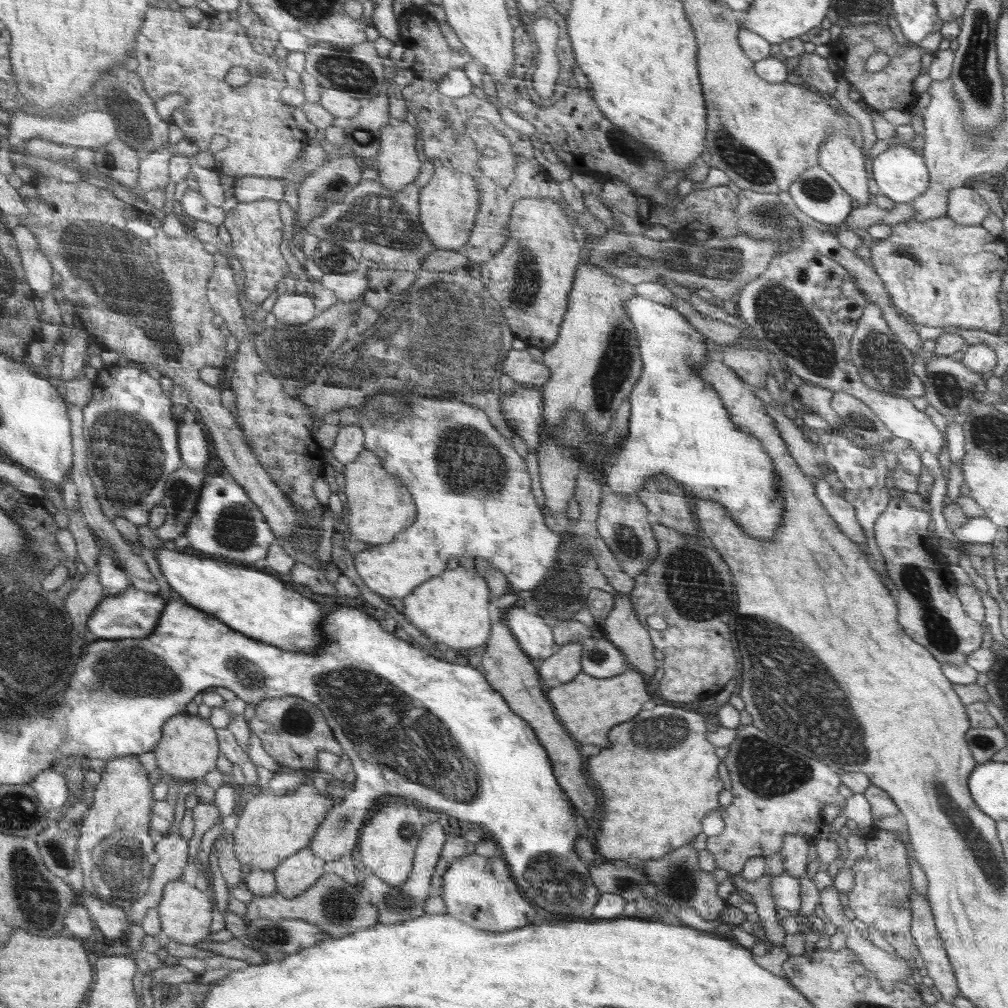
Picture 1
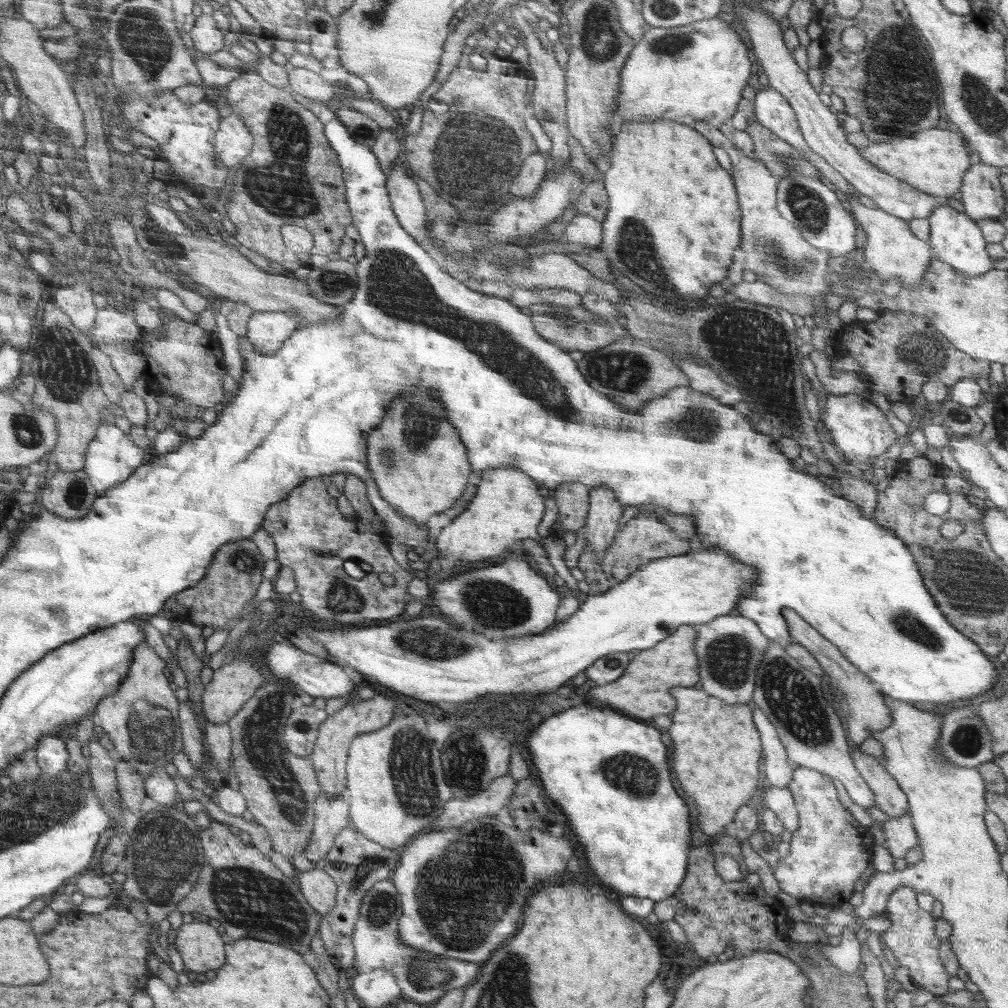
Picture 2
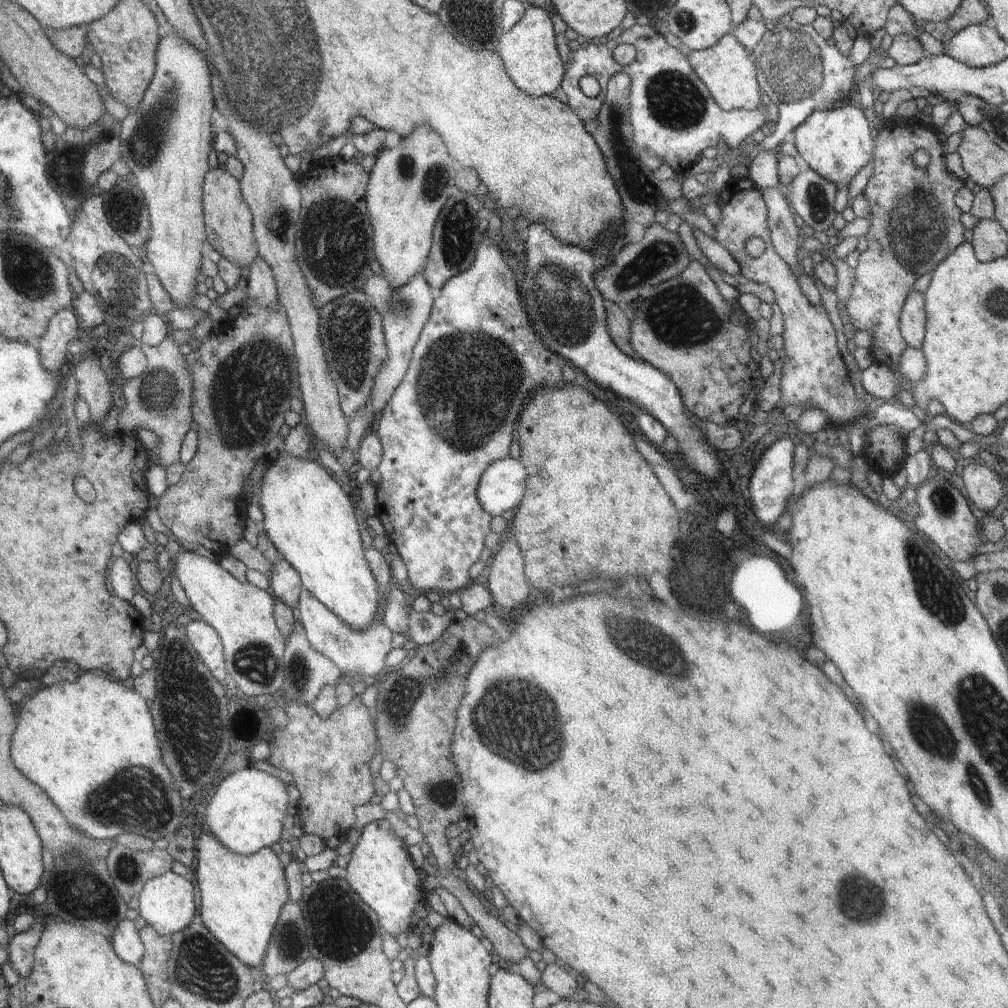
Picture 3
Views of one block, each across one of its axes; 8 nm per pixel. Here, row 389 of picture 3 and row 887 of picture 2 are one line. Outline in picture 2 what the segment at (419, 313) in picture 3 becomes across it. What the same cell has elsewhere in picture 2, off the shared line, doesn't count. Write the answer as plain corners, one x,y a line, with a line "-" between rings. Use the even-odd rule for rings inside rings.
390,879
376,884
363,897
359,922
354,926
354,948
357,964
362,970
386,968
399,983
402,997
418,1004
428,1004
449,990
469,986
479,975
481,965
409,948
401,942
398,920
403,908
396,885

